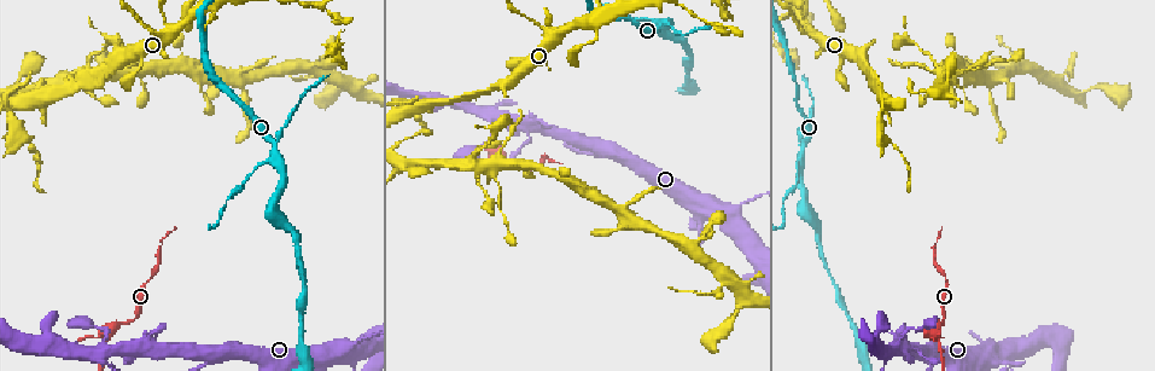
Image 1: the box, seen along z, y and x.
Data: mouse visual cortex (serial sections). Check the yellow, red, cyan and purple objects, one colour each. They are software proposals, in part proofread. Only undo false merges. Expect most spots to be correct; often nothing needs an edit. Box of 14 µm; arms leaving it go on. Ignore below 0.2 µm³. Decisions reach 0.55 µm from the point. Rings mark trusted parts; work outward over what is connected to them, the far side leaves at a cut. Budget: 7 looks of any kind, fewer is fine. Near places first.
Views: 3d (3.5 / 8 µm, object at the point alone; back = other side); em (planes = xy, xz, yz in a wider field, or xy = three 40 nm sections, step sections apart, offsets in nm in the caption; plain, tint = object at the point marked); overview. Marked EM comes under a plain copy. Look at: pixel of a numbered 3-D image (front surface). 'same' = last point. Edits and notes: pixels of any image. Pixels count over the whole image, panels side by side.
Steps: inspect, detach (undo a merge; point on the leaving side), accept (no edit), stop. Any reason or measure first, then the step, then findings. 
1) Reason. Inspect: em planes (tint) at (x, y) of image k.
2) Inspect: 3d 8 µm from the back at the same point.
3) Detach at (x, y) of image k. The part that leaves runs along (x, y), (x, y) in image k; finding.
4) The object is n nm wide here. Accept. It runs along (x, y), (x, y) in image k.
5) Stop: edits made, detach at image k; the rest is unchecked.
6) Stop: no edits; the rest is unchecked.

Three arms meet. Inspect: 3d 3.5 µm from the back at (799, 153) of image 1.

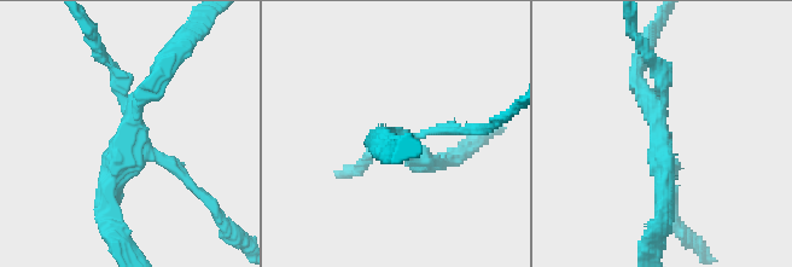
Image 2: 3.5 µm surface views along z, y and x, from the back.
Inspect: em xy step 5 (tint) at (661, 140) of image 2.

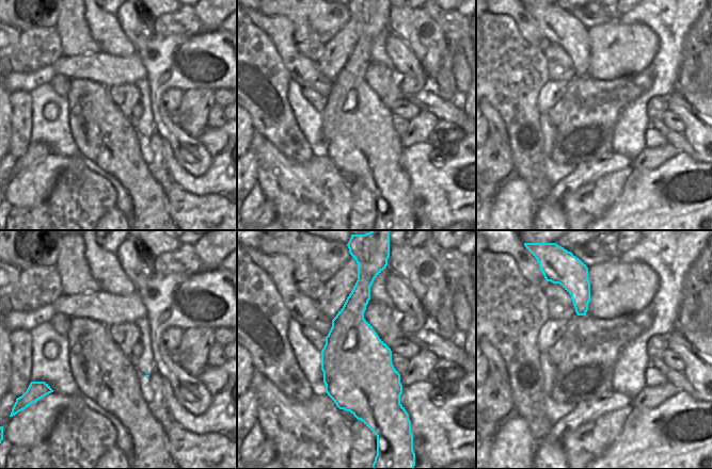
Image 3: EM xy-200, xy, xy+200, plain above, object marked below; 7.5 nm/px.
Detach at (185, 176) of image 2. The part that leaves runs along (135, 145), (169, 164), (221, 224) in image 2; two cells meet here.

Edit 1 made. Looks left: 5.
Inspect: overview.

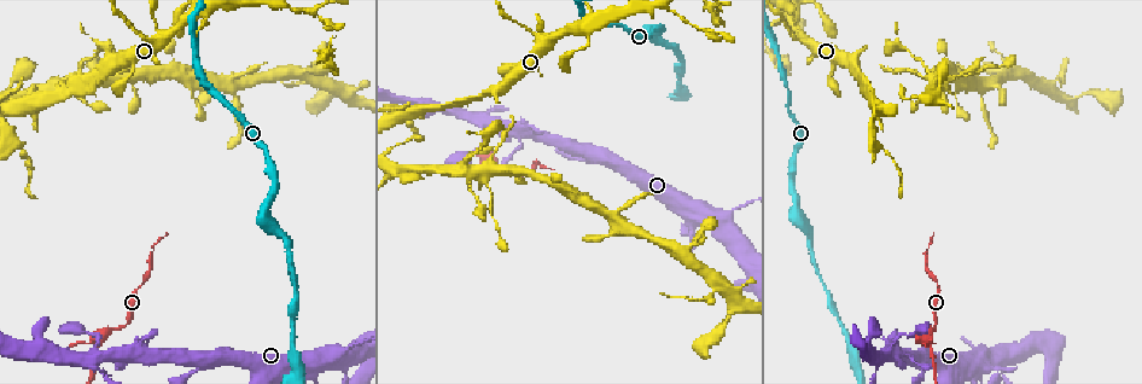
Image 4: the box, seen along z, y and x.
Inspect: 3d 3.5 µm at (724, 226) of image 4.

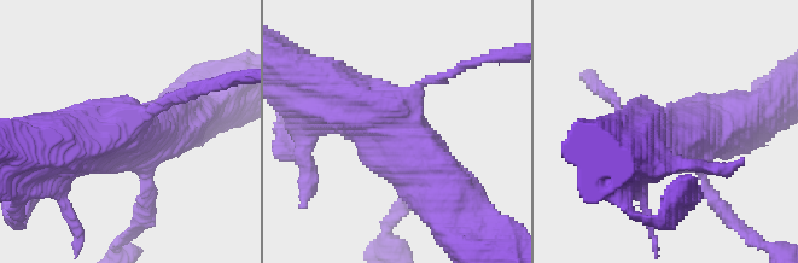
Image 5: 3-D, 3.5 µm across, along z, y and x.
Shape alone is not enough. Inspect: em xy step 3 (tint) at (673, 141) of image 5.

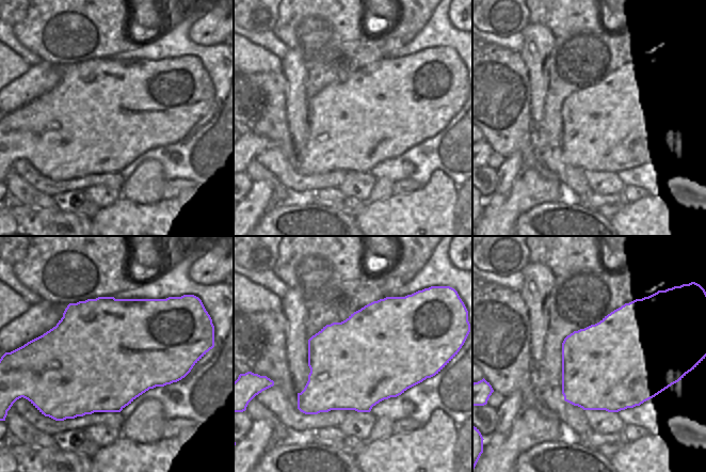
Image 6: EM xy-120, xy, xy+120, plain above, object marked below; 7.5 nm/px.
The object is 700 nm wide here. Accept. It runs along (306, 86), (350, 104), (436, 179) in image 5; all the same cell.

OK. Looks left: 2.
Narrows sharply. Inspect: 3d 3.5 µm at (931, 350) of image 4.

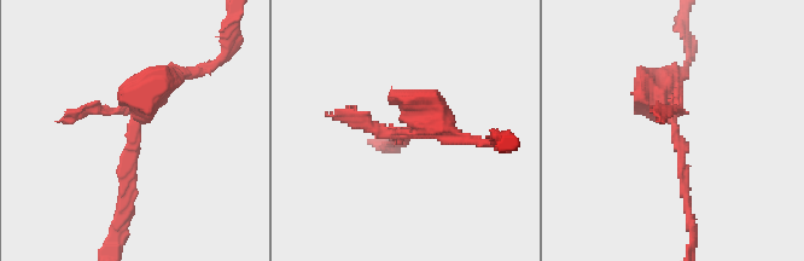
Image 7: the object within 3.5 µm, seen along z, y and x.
Shape alone is not enough. Inspect: em xy step 1 (tint) at (136, 126) of image 7.

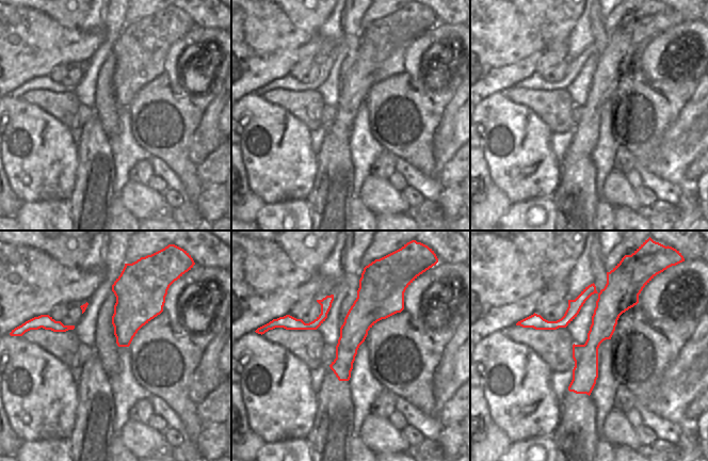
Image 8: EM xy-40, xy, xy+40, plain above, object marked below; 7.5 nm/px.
Accept. It runs along (616, 285), (572, 388) in image 8; all the same cell.

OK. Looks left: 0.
Stop: edits made, detach at image 2; the rest is unchecked.

